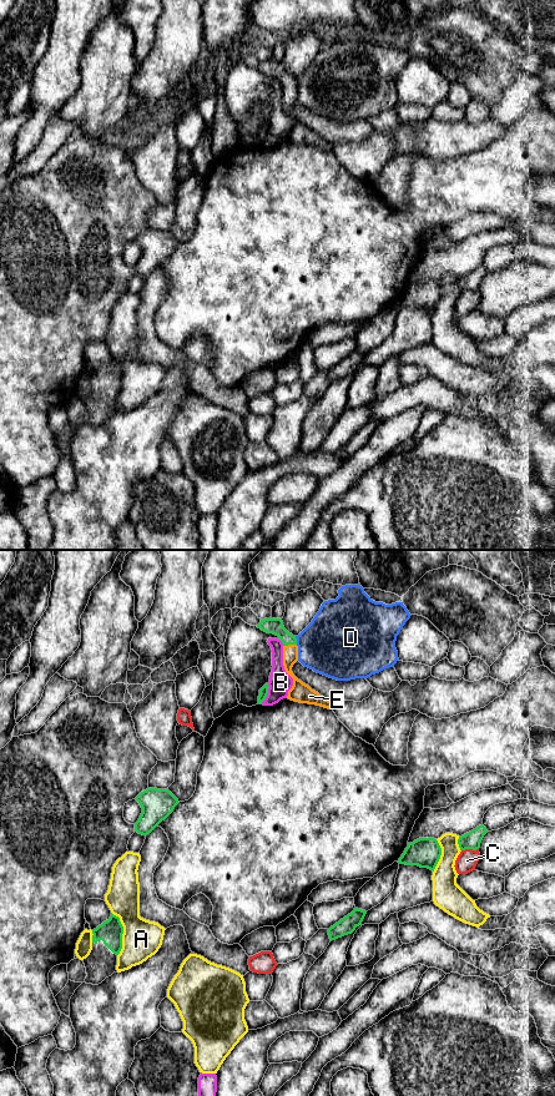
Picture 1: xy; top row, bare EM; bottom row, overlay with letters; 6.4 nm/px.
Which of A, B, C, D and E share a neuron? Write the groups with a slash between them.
A / B / C / D / E

